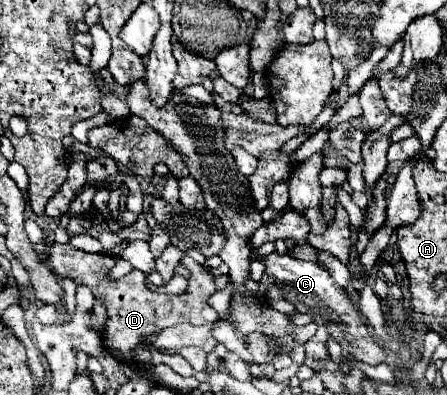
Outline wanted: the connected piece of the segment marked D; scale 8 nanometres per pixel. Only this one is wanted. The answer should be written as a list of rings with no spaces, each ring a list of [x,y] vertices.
[[[52,243],[50,245],[50,257],[48,257],[52,269],[60,277],[72,277],[76,283],[88,285],[96,297],[100,297],[108,309],[108,325],[104,333],[104,345],[115,358],[132,361],[132,349],[142,345],[146,347],[146,341],[150,335],[158,333],[160,329],[166,329],[176,323],[192,323],[192,325],[204,325],[214,323],[220,319],[220,315],[208,305],[210,295],[214,295],[216,283],[212,273],[208,273],[200,263],[196,263],[192,257],[184,257],[182,265],[188,269],[188,289],[180,295],[172,293],[156,293],[150,291],[144,283],[144,273],[132,271],[126,277],[118,281],[110,281],[109,272],[115,266],[115,258],[107,254],[84,253],[80,249],[74,249],[70,243]]]

